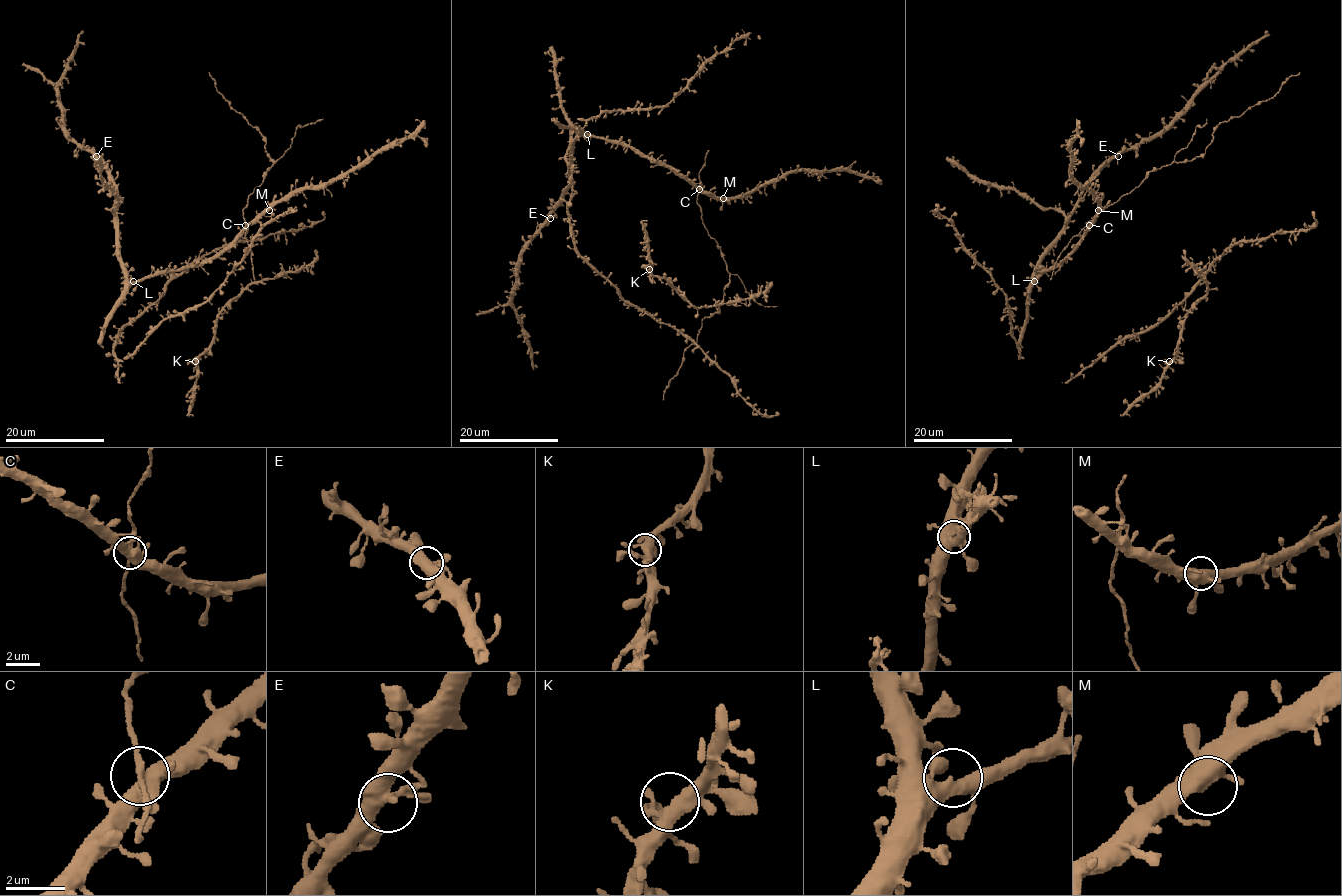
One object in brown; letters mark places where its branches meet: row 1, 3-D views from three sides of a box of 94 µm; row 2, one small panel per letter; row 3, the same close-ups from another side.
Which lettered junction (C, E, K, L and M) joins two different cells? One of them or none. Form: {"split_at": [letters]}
{"split_at": []}

